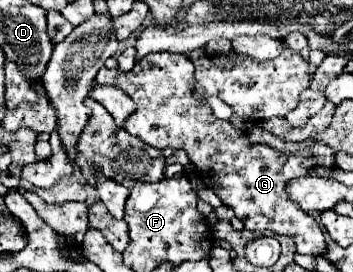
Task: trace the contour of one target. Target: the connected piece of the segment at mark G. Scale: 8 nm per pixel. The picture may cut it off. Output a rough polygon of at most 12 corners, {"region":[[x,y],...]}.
{"region":[[186,55],[102,67],[137,108],[124,129],[184,149],[248,231],[318,255],[324,233],[286,185],[336,151],[250,143],[192,97]]}

